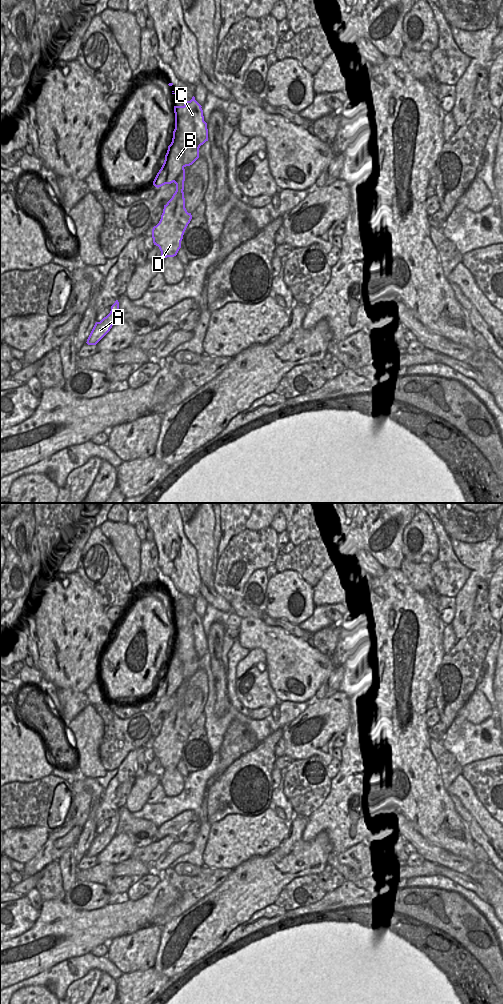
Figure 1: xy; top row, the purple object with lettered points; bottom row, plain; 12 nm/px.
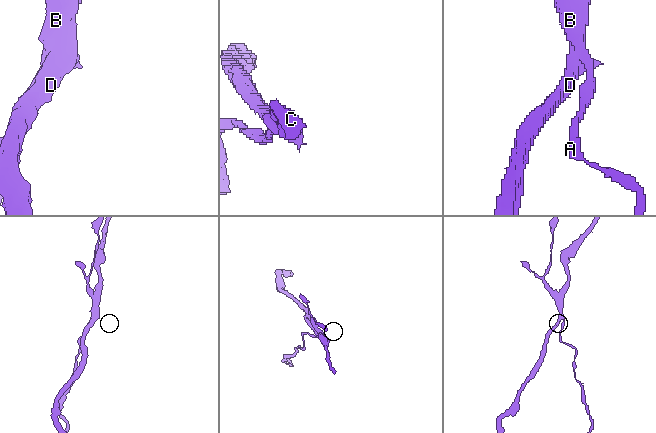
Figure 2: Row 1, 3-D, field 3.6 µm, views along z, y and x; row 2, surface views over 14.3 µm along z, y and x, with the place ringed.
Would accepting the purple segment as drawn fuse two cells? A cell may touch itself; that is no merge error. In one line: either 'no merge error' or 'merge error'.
merge error

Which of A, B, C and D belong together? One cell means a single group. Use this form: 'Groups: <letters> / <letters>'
Groups: A B / C D.

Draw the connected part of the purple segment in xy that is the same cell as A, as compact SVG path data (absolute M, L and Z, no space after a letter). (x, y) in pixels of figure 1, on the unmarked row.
M118 812L111 818L110 825L104 829L100 834L96 834L88 851L88 857L96 857L112 840L116 834L116 829L119 824Z

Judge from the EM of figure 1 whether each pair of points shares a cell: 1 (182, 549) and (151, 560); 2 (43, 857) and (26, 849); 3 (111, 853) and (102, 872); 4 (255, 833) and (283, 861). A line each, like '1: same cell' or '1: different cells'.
1: different cells
2: different cells
3: different cells
4: different cells

